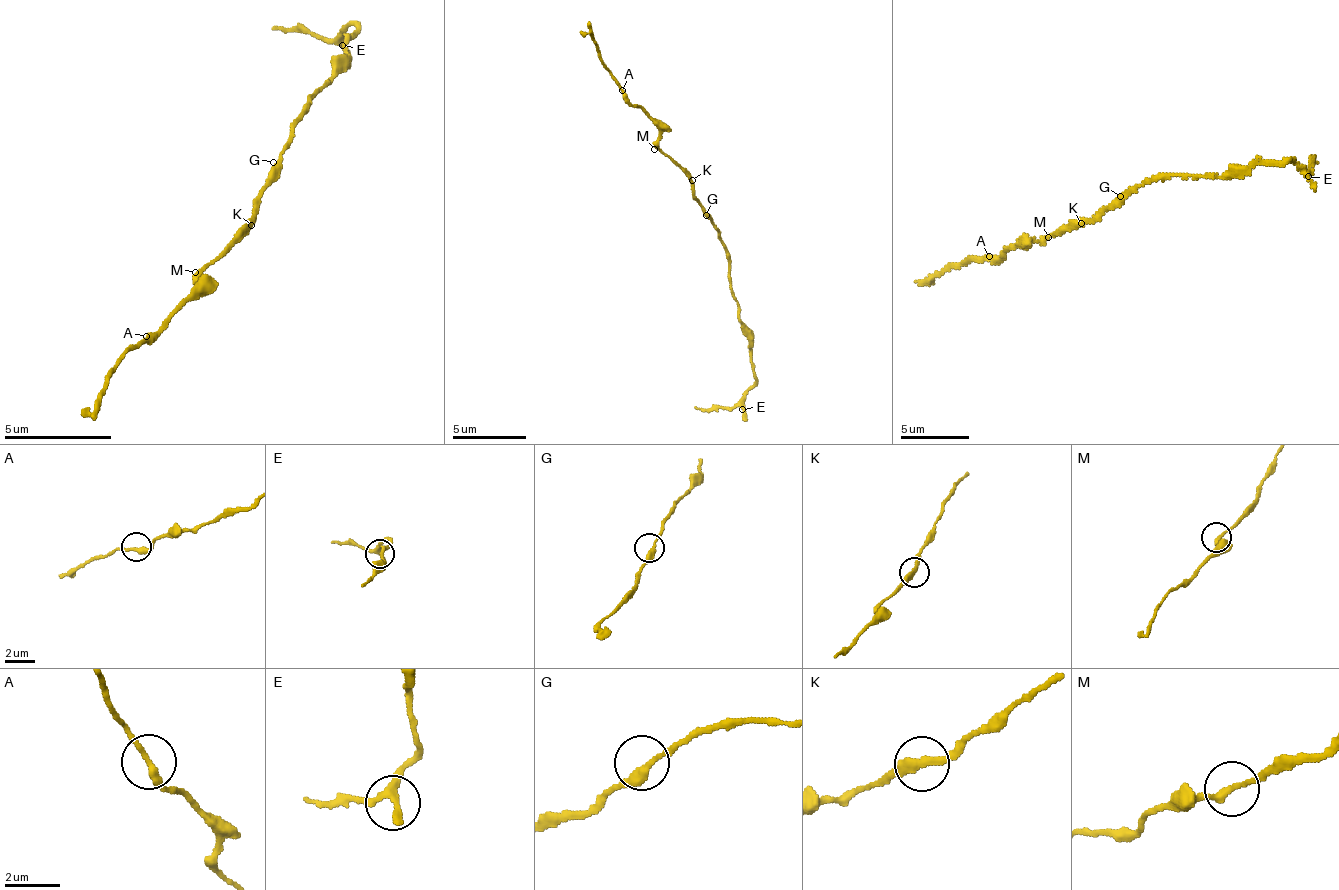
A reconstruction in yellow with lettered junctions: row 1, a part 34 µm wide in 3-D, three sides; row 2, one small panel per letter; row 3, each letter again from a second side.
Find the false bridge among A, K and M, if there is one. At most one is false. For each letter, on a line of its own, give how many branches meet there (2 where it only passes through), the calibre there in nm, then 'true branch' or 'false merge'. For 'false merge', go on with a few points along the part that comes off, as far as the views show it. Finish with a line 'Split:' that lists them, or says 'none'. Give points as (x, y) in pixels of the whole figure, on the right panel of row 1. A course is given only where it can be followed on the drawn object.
A: branches 2; calibre 260 nm; true branch
K: branches 2; calibre 280 nm; false merge; course (1080, 223), (1100, 216), (1159, 178), (1223, 178), (1277, 162), (1291, 161), (1309, 171), (1311, 156)
M: branches 2; calibre 240 nm; true branch
Split: K

